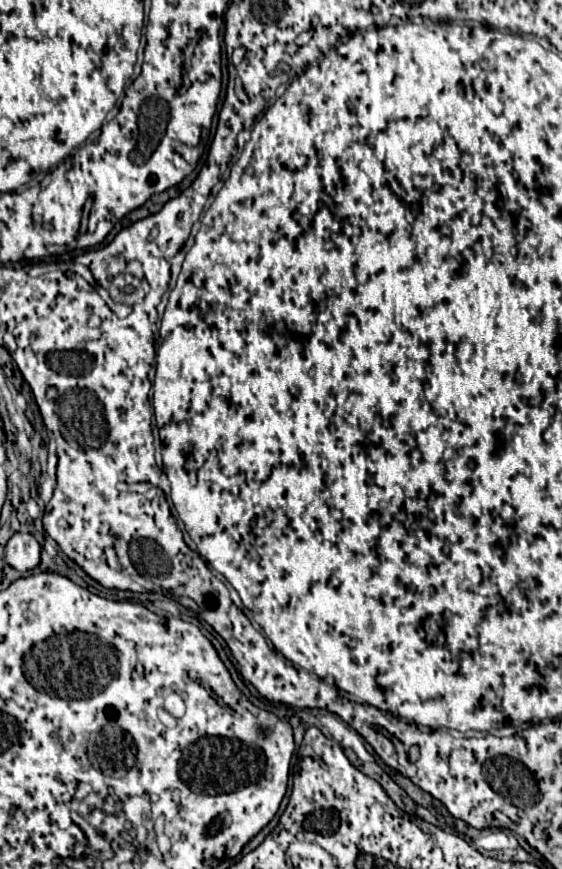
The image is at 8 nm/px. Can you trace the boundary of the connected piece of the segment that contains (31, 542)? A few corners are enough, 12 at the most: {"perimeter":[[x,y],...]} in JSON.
{"perimeter":[[13,534],[5,562],[19,572],[39,566],[41,546],[33,534]]}

